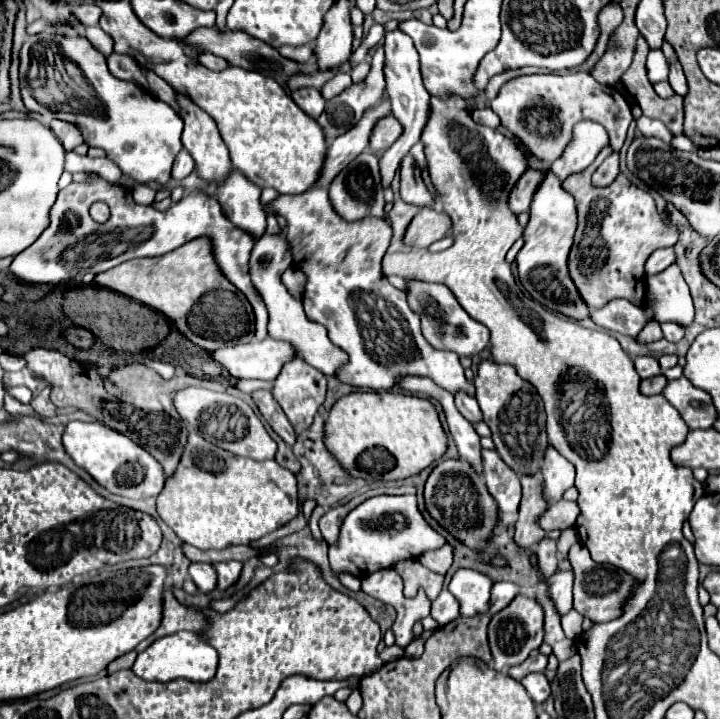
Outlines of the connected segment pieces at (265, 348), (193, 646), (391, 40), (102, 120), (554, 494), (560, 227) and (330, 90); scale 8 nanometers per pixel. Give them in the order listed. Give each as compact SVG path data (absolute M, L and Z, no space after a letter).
M266 338L262 342L248 342L226 346L212 352L212 360L228 370L234 378L254 378L272 382L280 368L296 356L294 348L286 342Z
M182 630L182 632L174 632L170 636L164 636L164 638L158 638L156 642L152 642L144 652L138 654L132 670L140 678L156 680L156 682L170 682L172 678L208 682L216 674L216 662L218 662L218 654L210 644L206 644L202 638L194 636L194 632Z
M394 30L390 34L386 34L386 40L384 40L384 50L386 50L386 60L384 60L384 78L386 78L386 94L390 96L390 104L392 104L392 114L396 116L396 120L400 120L404 132L400 134L400 138L388 148L382 152L380 156L380 174L382 174L382 186L388 188L396 170L398 170L398 164L400 160L408 154L408 150L420 140L420 132L428 120L428 112L430 112L430 106L428 106L428 100L430 100L430 94L428 90L424 88L422 84L422 76L420 76L420 62L418 62L418 52L412 44L412 40L400 32L400 30Z
M36 34L28 36L20 48L20 94L26 110L38 112L50 118L72 122L80 128L84 142L94 148L102 148L122 174L138 182L160 182L170 180L170 168L176 154L182 150L182 118L162 100L156 100L144 88L122 82L108 72L106 58L88 42L84 36L54 36L54 34Z
M548 446L548 452L544 456L542 484L548 504L558 502L562 494L574 484L574 466L566 458L562 458L552 446Z
M518 144L518 148L524 152L524 160L528 160L528 168L540 168L544 172L544 180L540 182L540 188L536 190L536 196L530 204L530 220L524 228L524 246L516 256L518 264L518 276L522 286L528 290L528 294L544 304L550 310L558 310L570 318L582 320L588 318L588 306L576 292L576 286L570 280L568 274L568 252L572 246L572 238L576 232L576 204L574 198L560 186L560 180L550 170L550 164L546 160L540 160L538 156L532 156L524 144Z
M337 73L331 80L326 82L320 92L324 99L330 100L340 94L352 84L352 78L349 73Z

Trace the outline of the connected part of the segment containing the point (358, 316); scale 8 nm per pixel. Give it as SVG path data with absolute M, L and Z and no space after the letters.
M312 188L304 194L296 196L280 196L274 200L266 212L274 212L286 218L286 240L290 242L294 266L306 274L306 288L304 288L304 312L310 320L320 322L328 330L328 338L332 344L348 352L350 362L348 366L340 368L338 380L356 388L370 388L370 390L394 390L394 378L398 374L418 374L432 378L438 386L446 388L448 392L464 390L468 394L474 394L474 386L466 380L464 368L460 366L460 358L452 352L436 350L432 348L426 338L422 336L420 328L420 316L412 312L408 306L406 294L394 288L384 276L380 268L380 260L390 244L392 228L384 220L376 218L364 218L348 222L336 214L328 200L326 188Z

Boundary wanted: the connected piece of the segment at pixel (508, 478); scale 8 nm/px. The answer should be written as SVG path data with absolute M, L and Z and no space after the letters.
M482 450L484 480L488 492L498 502L500 512L516 512L520 504L520 478L500 460L494 450Z

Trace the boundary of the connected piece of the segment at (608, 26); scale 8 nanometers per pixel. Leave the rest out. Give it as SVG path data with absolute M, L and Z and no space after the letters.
M611 1L607 4L598 15L598 22L600 26L600 36L596 43L596 46L592 54L587 58L582 65L572 68L565 69L558 72L558 74L564 75L568 73L574 73L577 71L590 72L594 67L594 64L602 57L607 48L607 41L610 34L622 23L623 10L619 3Z

